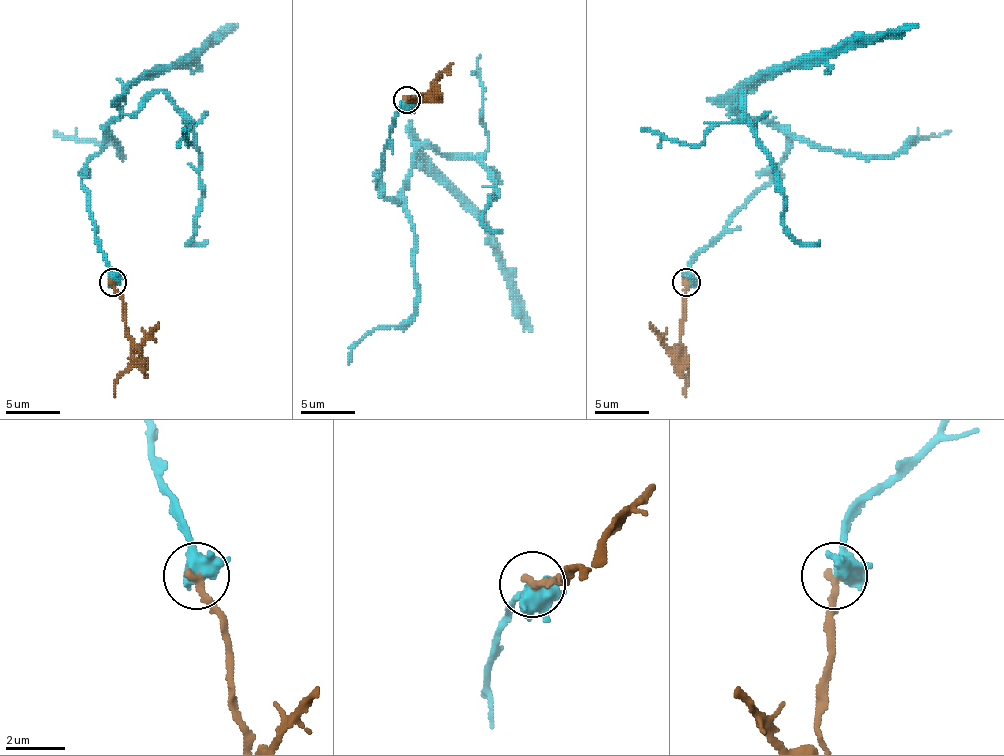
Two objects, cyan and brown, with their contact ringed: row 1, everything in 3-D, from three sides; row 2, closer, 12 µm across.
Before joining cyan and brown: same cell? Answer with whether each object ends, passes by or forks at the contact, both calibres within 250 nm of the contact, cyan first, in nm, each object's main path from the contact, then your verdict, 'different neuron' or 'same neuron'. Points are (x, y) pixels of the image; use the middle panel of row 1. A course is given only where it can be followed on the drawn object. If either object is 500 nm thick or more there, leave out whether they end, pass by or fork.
cyan forks; brown ends; calibres 400 and 280 nm; course cyan (406, 99), (376, 186), (398, 200), (422, 145), (474, 156), (494, 178), (496, 197), (483, 222), (502, 233); course brown (406, 99), (417, 99), (425, 93), (422, 101), (409, 99); same neuron

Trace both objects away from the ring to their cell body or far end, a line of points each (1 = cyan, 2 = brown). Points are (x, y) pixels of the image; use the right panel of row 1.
1: (685, 281), (784, 158), (778, 128), (732, 114), (740, 90), (784, 227), (819, 240)
2: (685, 281), (685, 320), (680, 341), (688, 366), (685, 396)

